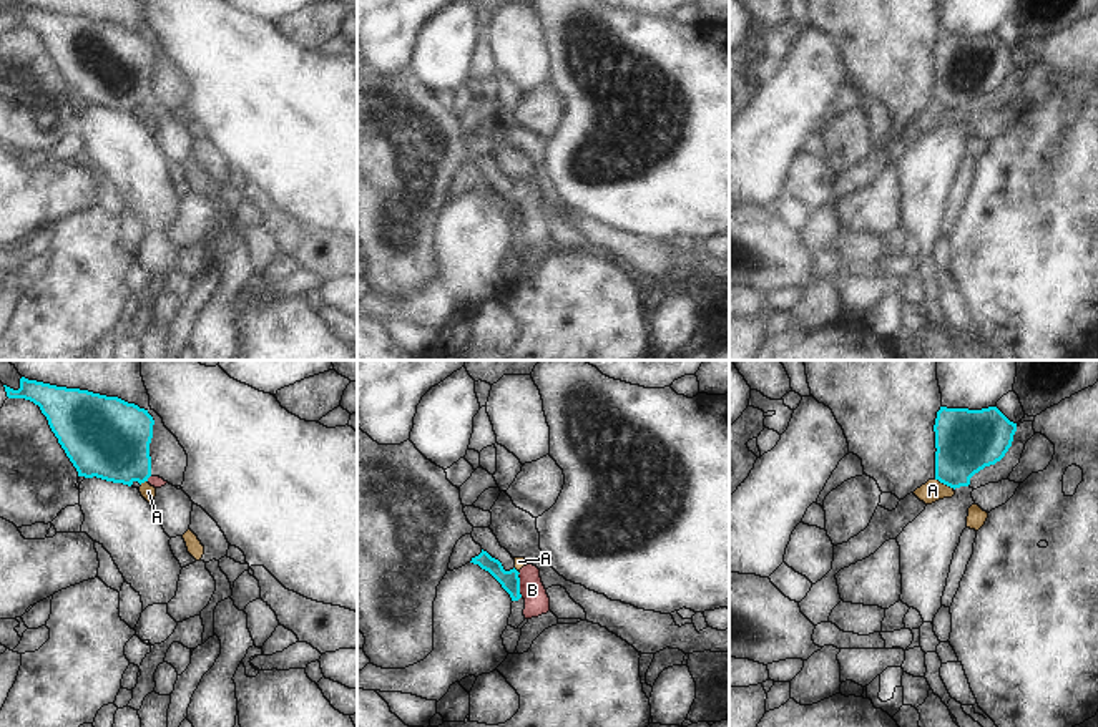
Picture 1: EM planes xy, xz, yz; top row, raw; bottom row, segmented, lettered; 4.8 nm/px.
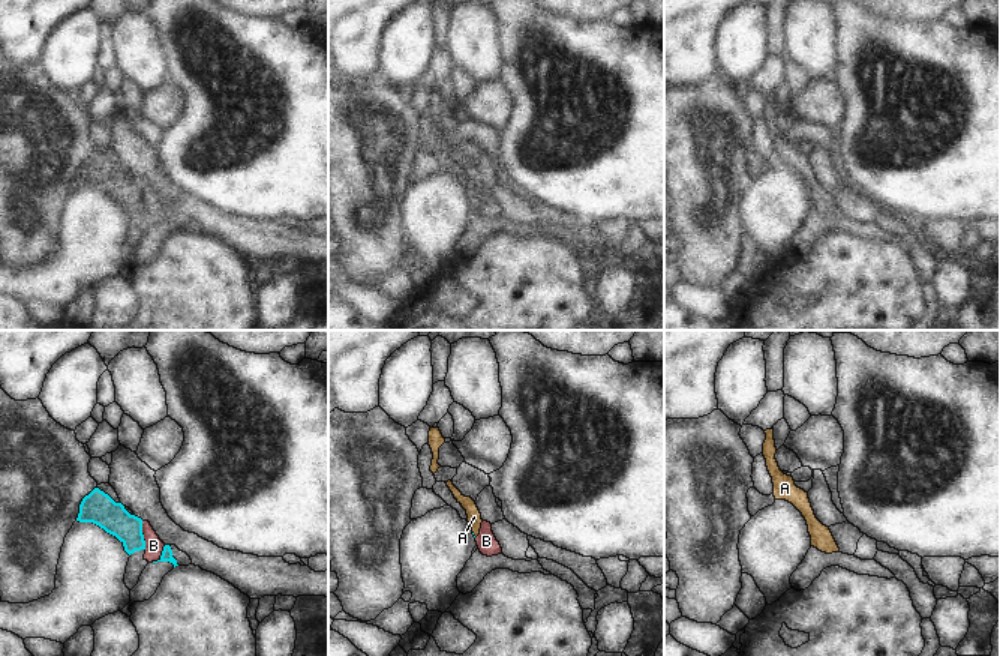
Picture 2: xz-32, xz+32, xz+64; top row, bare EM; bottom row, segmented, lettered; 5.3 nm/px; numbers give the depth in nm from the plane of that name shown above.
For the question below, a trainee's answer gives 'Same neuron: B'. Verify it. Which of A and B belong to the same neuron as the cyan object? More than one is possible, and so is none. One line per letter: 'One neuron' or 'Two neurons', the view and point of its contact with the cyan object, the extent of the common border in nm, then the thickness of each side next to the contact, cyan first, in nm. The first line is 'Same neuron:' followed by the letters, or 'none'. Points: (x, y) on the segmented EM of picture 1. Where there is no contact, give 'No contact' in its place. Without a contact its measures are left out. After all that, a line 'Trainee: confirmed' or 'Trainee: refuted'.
Same neuron: none
A: Two neurons. Touches cyan at yz (946, 483). Shared border 110 nm. Thickness 300 nm (cyan) against 100 nm
B: Two neurons. Touches cyan at xz (519, 585). Shared border 120 nm. Thickness 90 nm (cyan) against 120 nm.
Trainee: refuted

